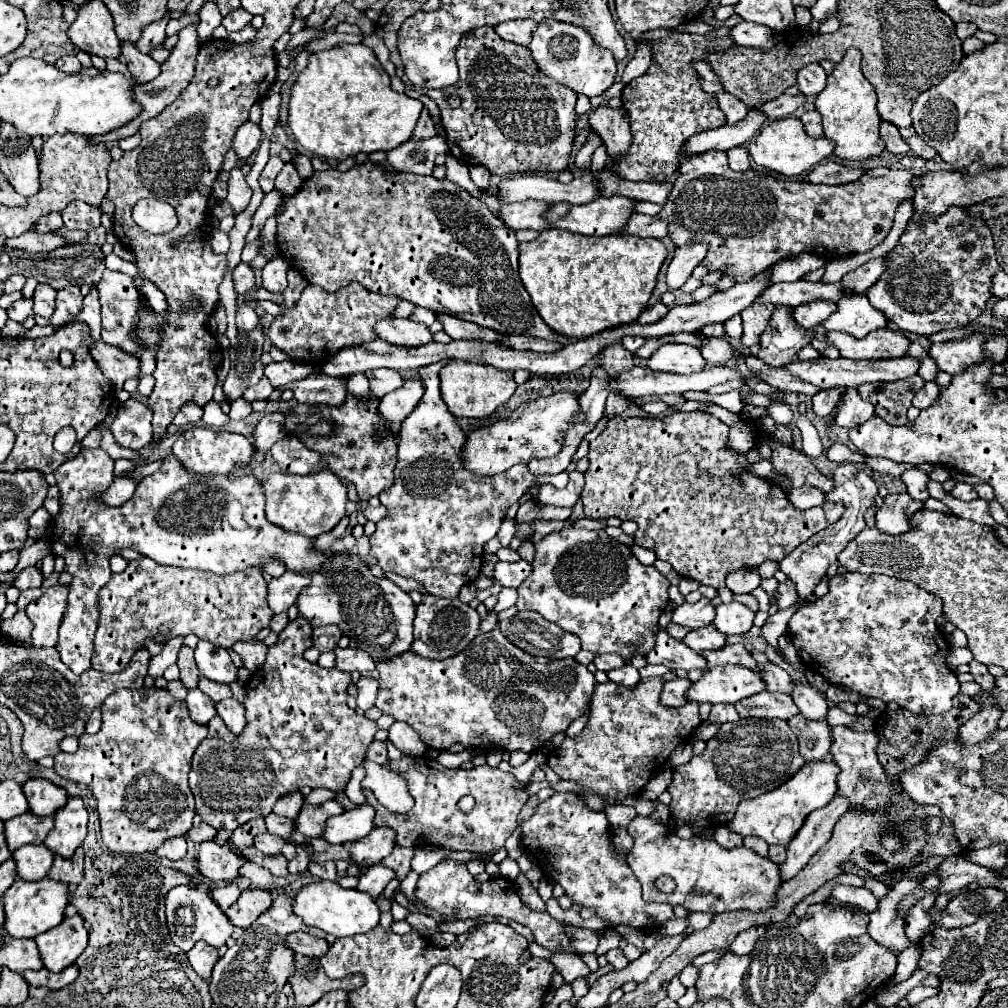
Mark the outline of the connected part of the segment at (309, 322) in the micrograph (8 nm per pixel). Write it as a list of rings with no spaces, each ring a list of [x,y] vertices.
[[[358,282],[344,286],[336,294],[320,290],[320,286],[308,284],[296,302],[294,308],[282,308],[284,312],[274,318],[268,338],[278,346],[286,356],[296,362],[312,362],[312,356],[332,356],[344,346],[372,342],[376,336],[374,324],[386,318],[392,318],[400,298],[386,294],[372,294],[364,290]]]

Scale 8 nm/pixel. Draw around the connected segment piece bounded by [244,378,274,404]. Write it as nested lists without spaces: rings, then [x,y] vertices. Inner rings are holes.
[[[262,378],[256,386],[250,386],[246,392],[244,392],[244,400],[246,402],[256,402],[256,400],[268,400],[270,394],[272,394],[272,384],[268,382],[268,378]]]

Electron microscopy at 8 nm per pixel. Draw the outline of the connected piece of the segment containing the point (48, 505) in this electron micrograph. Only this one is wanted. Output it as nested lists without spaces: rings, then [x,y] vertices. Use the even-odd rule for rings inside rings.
[[[50,486],[48,496],[46,496],[46,500],[44,500],[44,508],[46,508],[46,512],[48,512],[50,516],[58,514],[58,508],[60,508],[60,496],[58,496],[58,494],[60,494],[58,488],[56,488],[56,486]]]

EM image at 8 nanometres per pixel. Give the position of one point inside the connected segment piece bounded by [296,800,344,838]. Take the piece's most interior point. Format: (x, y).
(311, 819)

